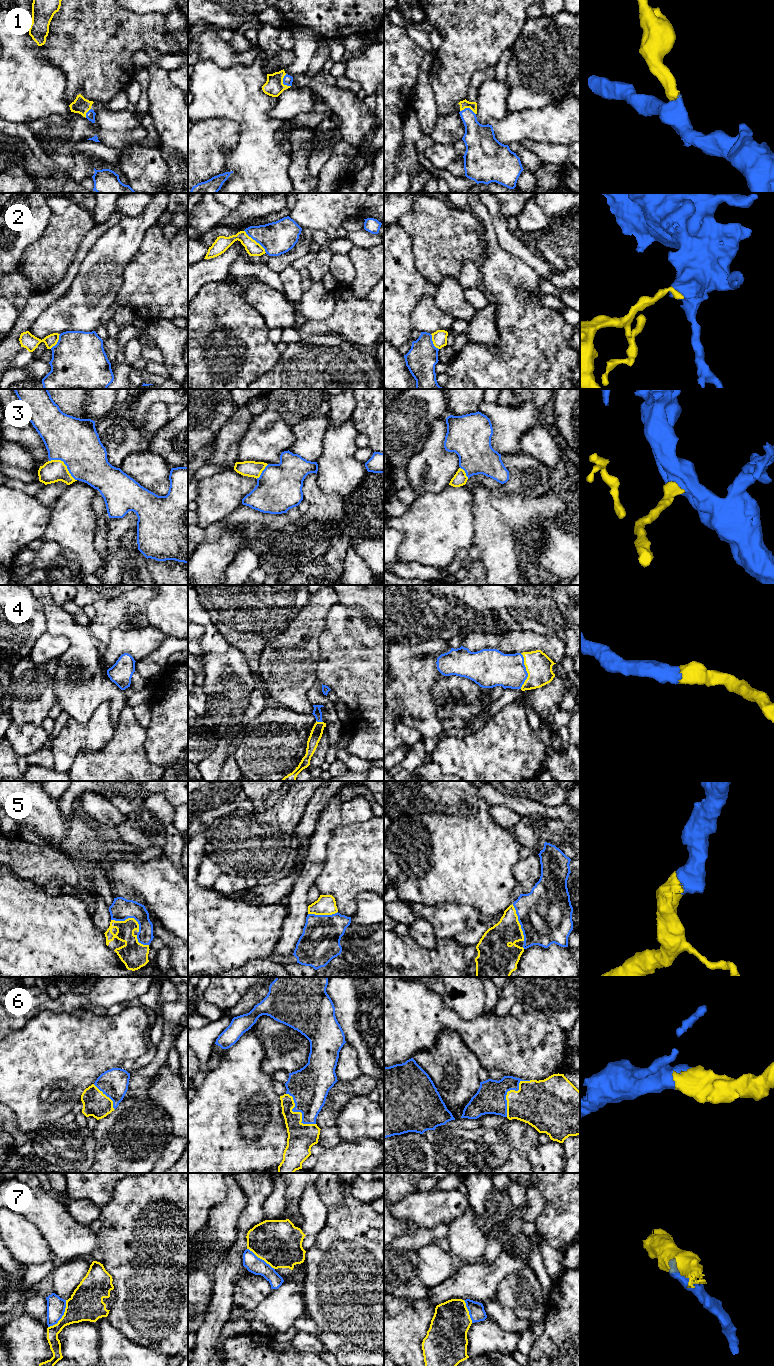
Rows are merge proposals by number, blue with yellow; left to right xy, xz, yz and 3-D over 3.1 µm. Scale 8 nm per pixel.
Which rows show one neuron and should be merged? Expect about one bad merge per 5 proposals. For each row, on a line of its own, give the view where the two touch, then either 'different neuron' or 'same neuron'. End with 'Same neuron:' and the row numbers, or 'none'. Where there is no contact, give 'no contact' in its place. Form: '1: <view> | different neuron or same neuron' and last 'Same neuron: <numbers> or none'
1: xz | same neuron
2: xz | different neuron
3: xy | same neuron
4: yz | same neuron
5: yz | same neuron
6: yz | same neuron
7: xy | different neuron
Same neuron: 1, 3, 4, 5, 6

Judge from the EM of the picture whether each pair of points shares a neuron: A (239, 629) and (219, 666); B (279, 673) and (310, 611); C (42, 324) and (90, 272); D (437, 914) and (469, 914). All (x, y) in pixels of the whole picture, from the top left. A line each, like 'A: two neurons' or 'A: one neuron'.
A: two neurons
B: one neuron
C: one neuron
D: one neuron

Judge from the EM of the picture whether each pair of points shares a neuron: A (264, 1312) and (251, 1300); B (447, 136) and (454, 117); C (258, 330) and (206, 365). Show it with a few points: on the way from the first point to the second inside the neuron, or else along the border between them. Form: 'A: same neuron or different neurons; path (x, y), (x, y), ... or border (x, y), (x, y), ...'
A: different neurons; border (272, 1289), (254, 1308), (235, 1306)
B: same neuron; path (447, 131), (452, 122)
C: same neuron; path (245, 336), (232, 339), (219, 352)

